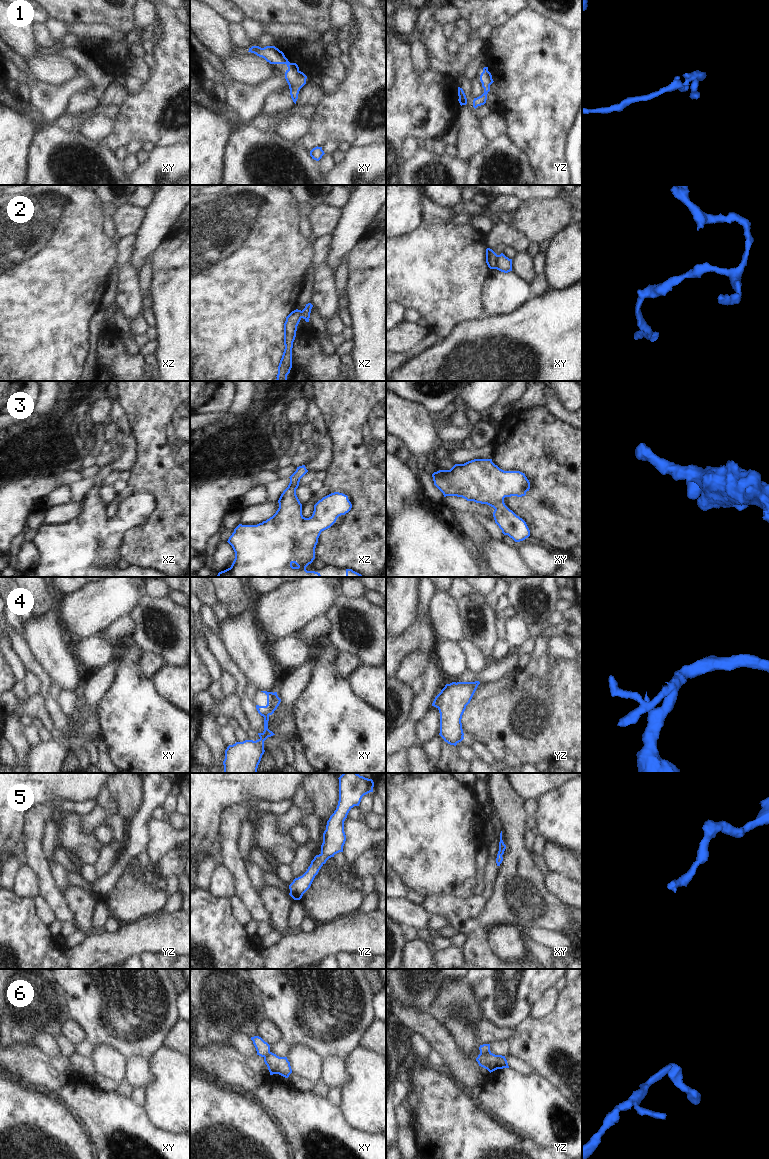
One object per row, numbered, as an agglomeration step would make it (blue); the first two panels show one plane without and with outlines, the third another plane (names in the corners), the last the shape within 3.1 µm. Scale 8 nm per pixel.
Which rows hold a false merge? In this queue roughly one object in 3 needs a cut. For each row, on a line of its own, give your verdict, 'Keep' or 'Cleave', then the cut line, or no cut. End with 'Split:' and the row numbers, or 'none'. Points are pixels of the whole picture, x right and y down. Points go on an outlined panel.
1: Keep. No split
2: Cleave. Split along xy (498, 255), (495, 261), (495, 268)
3: Keep. No split
4: Cleave. Split along xy (274, 693), (272, 706), (263, 716)
5: Keep. No split
6: Cleave. Split along yz (480, 1052), (490, 1053)
Split: 2, 4, 6.

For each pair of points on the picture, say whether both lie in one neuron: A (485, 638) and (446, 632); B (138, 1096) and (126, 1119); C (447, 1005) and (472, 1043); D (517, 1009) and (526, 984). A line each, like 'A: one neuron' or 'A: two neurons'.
A: two neurons
B: two neurons
C: one neuron
D: one neuron

